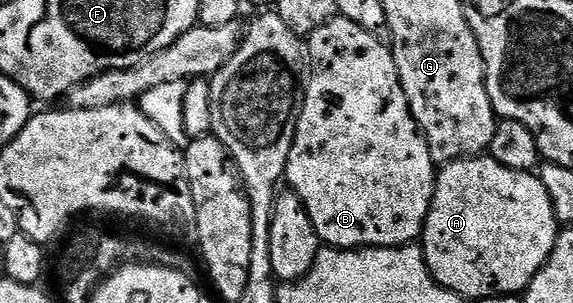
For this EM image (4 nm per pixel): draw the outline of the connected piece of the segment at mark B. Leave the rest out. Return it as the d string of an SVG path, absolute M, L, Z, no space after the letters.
M337 16L334 20L322 24L322 28L318 28L318 32L310 35L306 42L306 54L310 59L310 77L306 82L304 107L298 120L298 132L290 148L286 182L302 200L321 243L337 250L359 250L365 246L406 246L415 243L423 235L424 221L430 212L430 204L436 191L437 163L432 161L428 141L425 140L420 125L414 120L404 85L400 83L398 68L394 64L391 49L385 43L383 46L376 38L379 37L373 31L354 24L348 18Z

